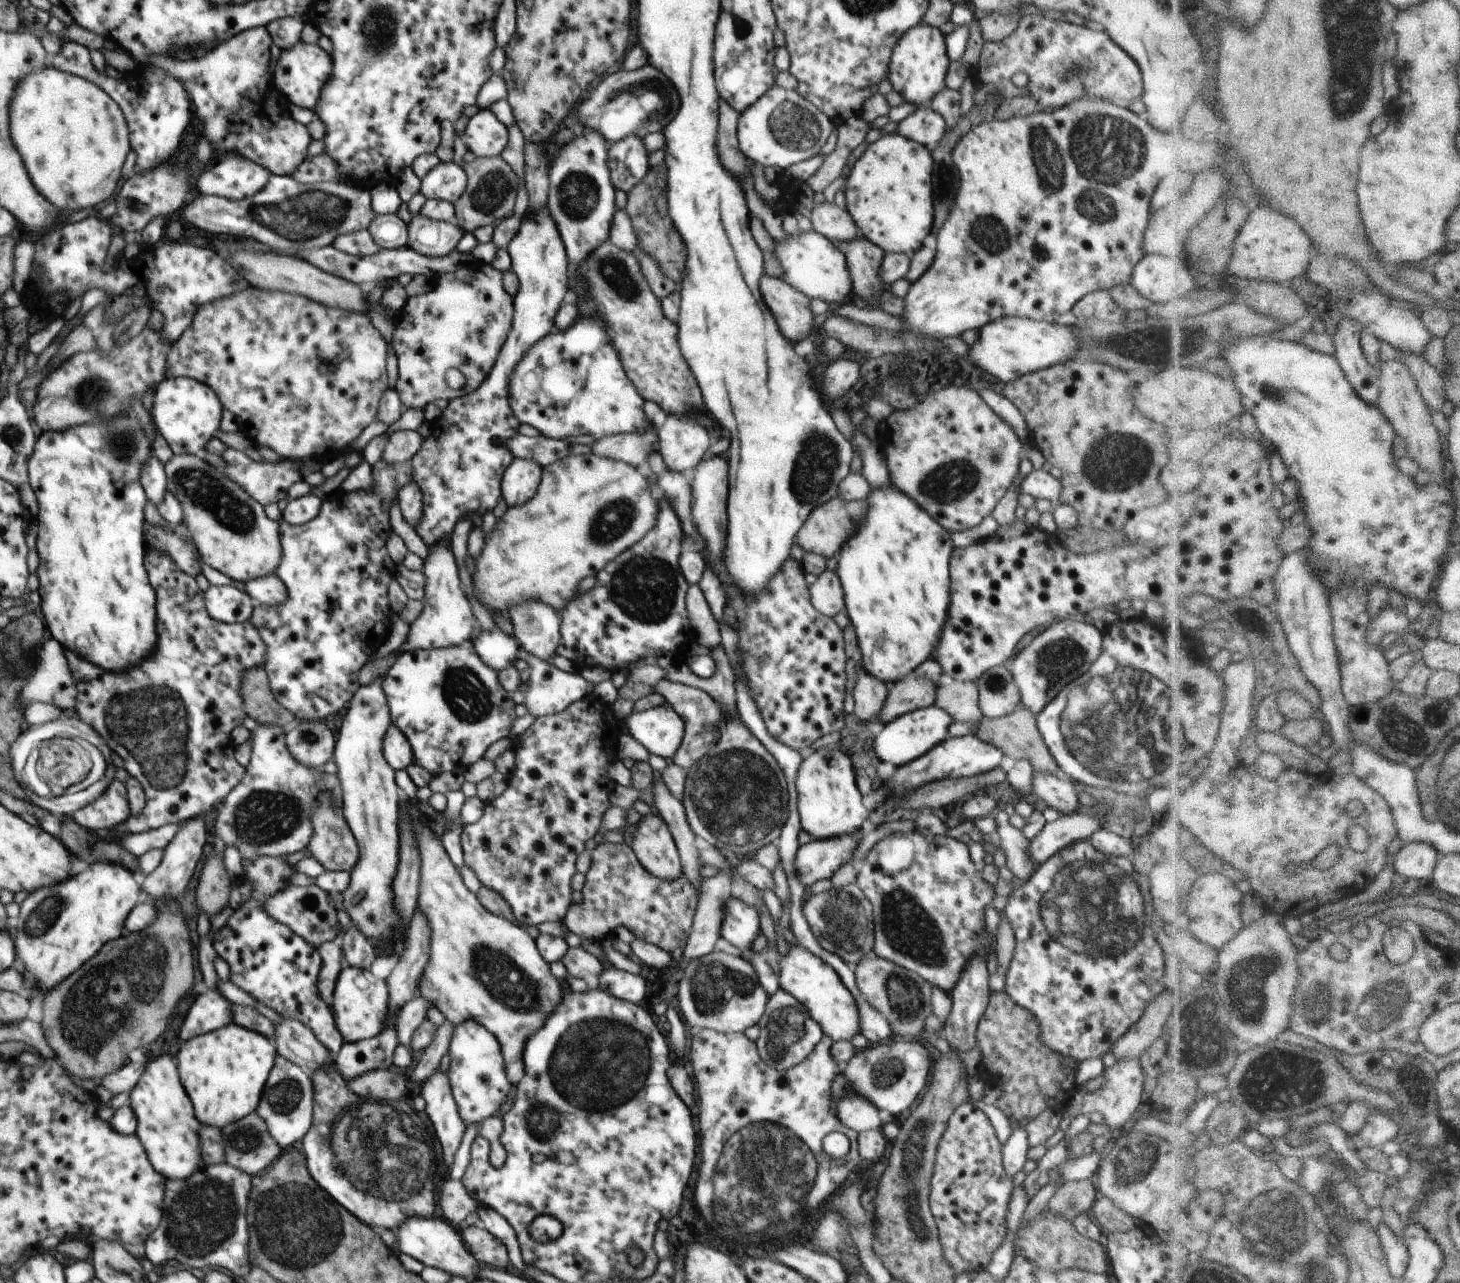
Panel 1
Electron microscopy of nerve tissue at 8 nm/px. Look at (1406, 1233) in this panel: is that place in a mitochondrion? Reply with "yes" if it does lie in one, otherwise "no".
no

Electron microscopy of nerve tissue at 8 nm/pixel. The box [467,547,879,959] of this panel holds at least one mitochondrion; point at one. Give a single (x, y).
(740, 795)

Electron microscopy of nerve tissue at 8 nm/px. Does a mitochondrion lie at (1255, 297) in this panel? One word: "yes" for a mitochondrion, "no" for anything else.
no

